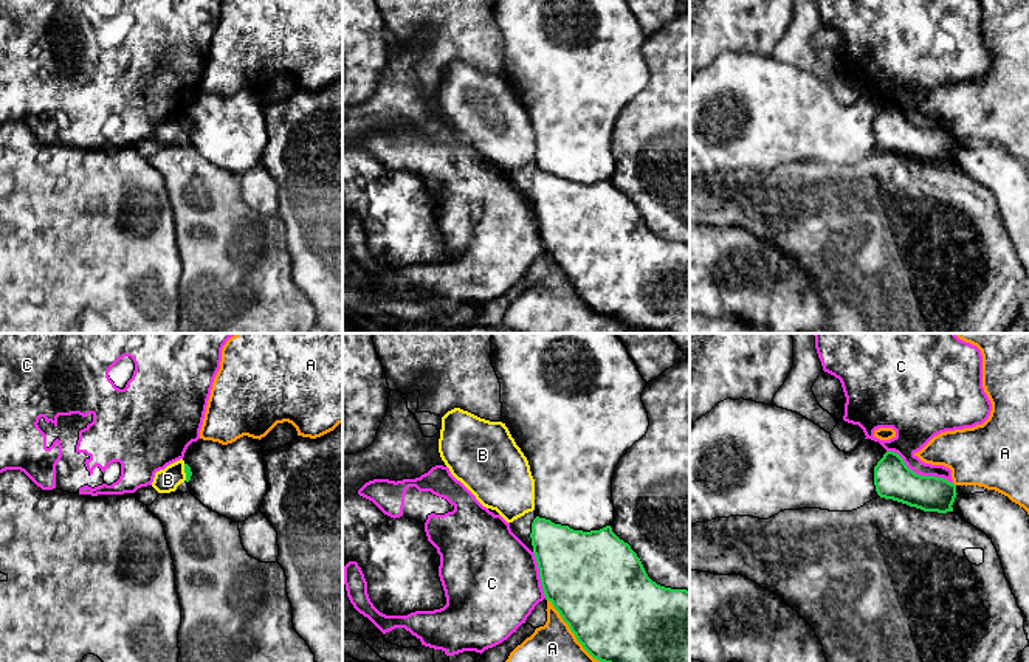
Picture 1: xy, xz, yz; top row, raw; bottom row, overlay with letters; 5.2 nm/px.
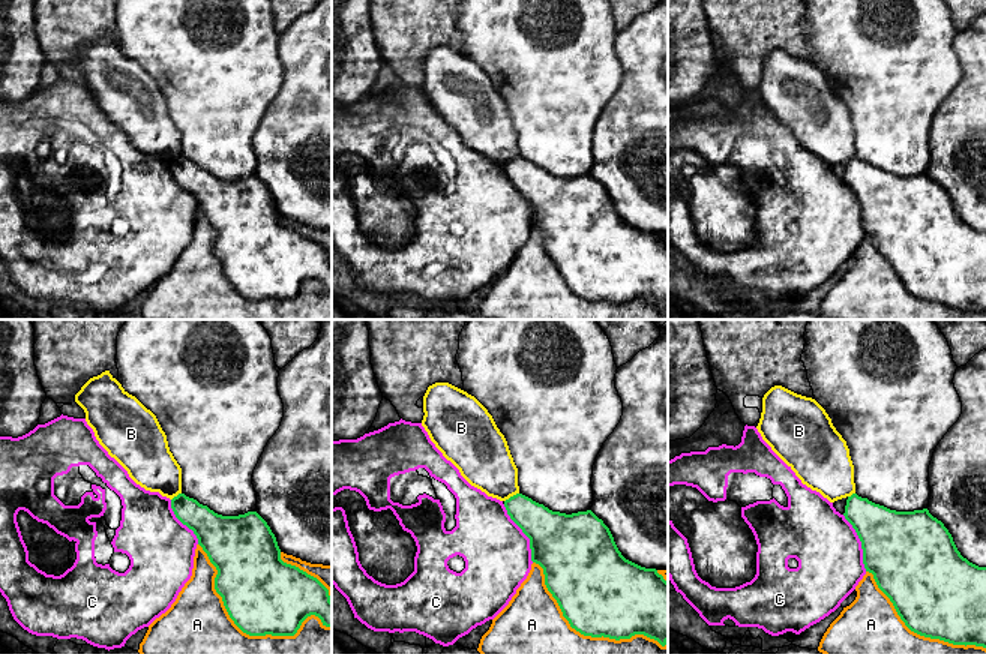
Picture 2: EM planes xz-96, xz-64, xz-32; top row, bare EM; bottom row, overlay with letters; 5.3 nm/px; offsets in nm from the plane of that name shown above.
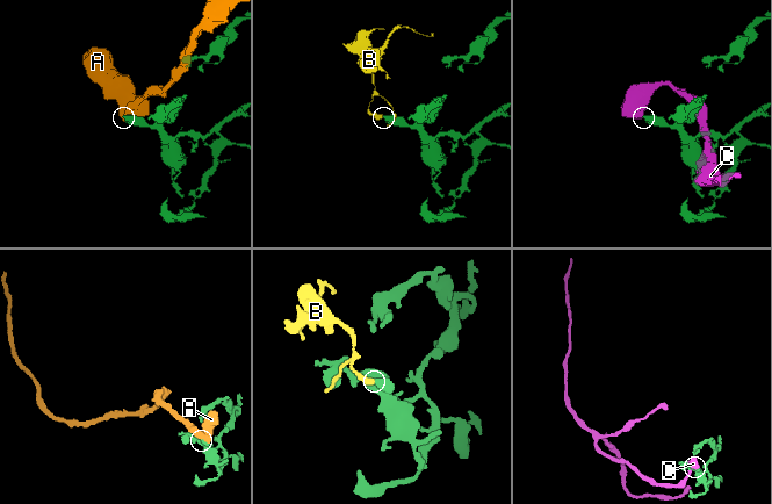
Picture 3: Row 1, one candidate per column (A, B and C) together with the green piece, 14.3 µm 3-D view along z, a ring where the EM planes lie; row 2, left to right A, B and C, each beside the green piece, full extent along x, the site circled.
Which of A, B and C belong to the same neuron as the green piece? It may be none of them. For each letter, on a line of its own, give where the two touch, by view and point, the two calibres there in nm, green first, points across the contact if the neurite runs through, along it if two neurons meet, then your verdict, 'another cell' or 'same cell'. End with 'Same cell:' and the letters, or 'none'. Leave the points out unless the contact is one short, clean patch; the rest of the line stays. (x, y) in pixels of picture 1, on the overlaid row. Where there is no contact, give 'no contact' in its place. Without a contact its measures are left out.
A: meets green in xz at (571, 630); 480 nm thick on the green side, 200 nm on the other; another cell
B: meets green in xy at (185, 472); 40 nm thick on the green side, 120 nm on the other; border along xy (183, 464), (186, 479); another cell
C: meets green in yz at (919, 475); 200 nm thick on the green side, 220 nm on the other; another cell
Same cell: none

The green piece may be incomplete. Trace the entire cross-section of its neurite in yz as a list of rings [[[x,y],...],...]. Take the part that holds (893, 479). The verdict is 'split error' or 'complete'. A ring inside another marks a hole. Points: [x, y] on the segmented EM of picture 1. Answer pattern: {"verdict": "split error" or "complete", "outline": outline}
{"verdict": "complete", "outline": [[[886,451],[874,467],[874,485],[880,498],[924,512],[953,512],[958,495],[955,484],[944,478],[916,474],[894,451]]]}

